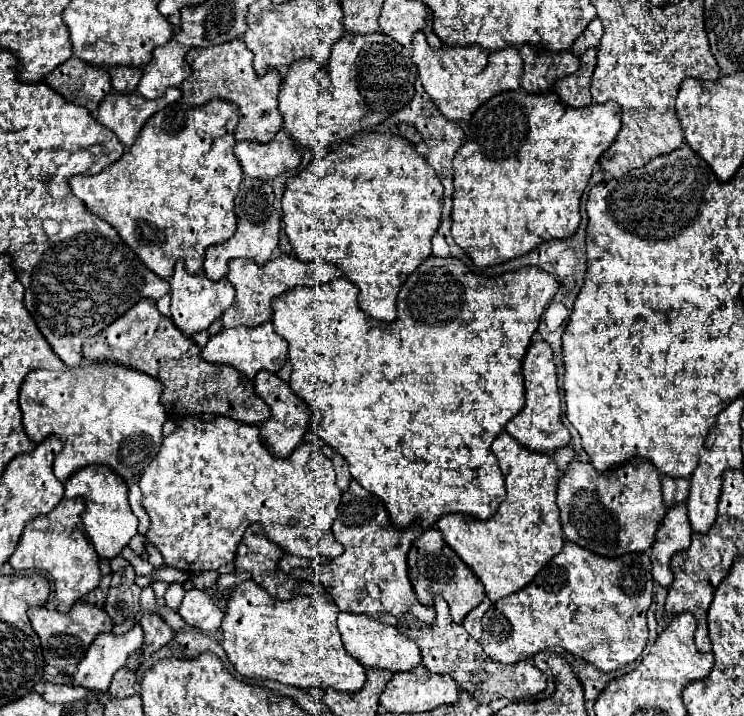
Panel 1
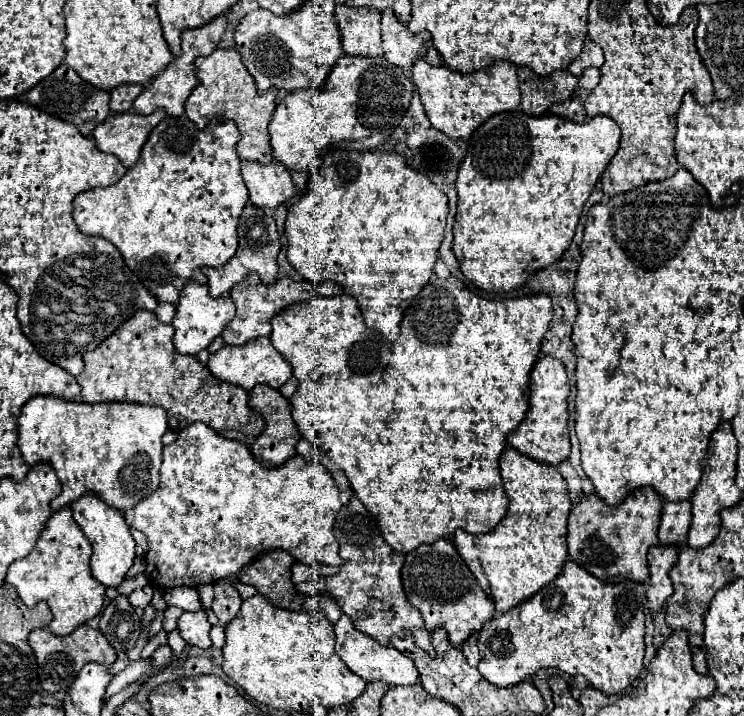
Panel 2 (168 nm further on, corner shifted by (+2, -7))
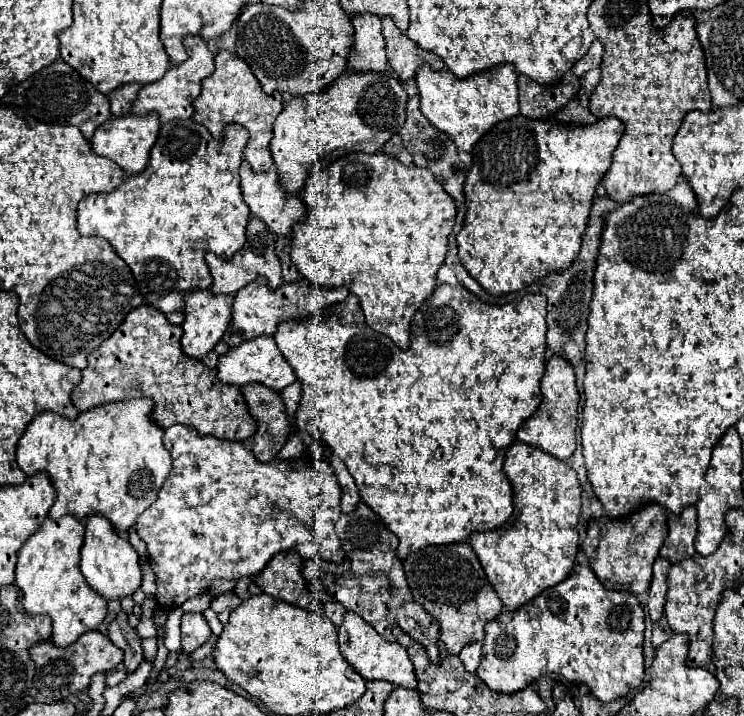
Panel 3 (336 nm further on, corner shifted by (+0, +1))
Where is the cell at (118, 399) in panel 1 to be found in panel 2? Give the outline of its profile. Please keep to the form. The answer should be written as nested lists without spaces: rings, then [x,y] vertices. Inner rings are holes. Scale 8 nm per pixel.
[[[32,396],[18,418],[18,446],[28,466],[44,460],[50,462],[62,482],[62,492],[52,500],[52,510],[60,510],[86,492],[96,492],[104,502],[118,510],[136,506],[144,496],[158,488],[158,468],[162,464],[162,436],[166,432],[166,412],[160,406],[130,402],[88,404],[64,400],[58,396]]]

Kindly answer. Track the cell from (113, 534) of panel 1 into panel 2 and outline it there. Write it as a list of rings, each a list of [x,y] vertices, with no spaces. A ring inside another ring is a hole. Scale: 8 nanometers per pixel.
[[[86,492],[84,496],[80,496],[78,500],[74,500],[70,504],[72,512],[74,512],[74,520],[76,524],[82,528],[84,536],[88,538],[88,542],[92,544],[92,558],[90,558],[90,570],[92,576],[104,584],[104,586],[118,586],[124,580],[124,574],[128,572],[128,568],[134,562],[136,550],[134,550],[134,538],[130,536],[128,524],[122,516],[122,512],[118,512],[116,508],[110,508],[98,494],[94,492]]]

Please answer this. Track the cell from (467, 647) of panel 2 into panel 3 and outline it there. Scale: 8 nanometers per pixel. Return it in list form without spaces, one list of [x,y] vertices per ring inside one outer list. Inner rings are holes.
[[[474,642],[474,644],[468,644],[466,648],[462,648],[462,652],[458,654],[466,672],[476,672],[476,668],[480,664],[480,648],[482,648],[482,642]]]

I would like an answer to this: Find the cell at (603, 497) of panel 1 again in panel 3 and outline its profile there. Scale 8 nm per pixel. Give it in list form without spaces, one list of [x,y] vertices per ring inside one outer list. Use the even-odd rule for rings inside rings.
[[[658,504],[644,506],[622,520],[602,516],[588,524],[582,552],[588,556],[590,568],[608,590],[624,590],[638,596],[650,588],[652,564],[666,538],[666,528],[666,510]]]

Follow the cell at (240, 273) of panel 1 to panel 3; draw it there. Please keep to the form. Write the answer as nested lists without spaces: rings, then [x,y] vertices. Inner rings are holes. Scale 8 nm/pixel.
[[[260,276],[258,280],[244,286],[232,304],[232,324],[230,334],[226,334],[224,342],[228,346],[240,346],[244,340],[252,340],[256,336],[268,334],[272,336],[280,322],[284,320],[304,320],[308,316],[314,316],[320,310],[326,310],[332,304],[338,304],[346,300],[350,292],[346,288],[314,288],[314,284],[282,284],[278,290],[270,292],[266,278]]]

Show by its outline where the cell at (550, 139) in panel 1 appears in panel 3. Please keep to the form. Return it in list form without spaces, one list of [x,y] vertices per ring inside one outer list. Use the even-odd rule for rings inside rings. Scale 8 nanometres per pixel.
[[[516,116],[496,124],[480,138],[472,150],[472,170],[468,172],[464,186],[466,220],[456,242],[460,262],[490,296],[504,296],[514,290],[522,290],[552,272],[562,272],[574,262],[588,226],[594,190],[608,172],[612,152],[616,150],[622,134],[624,124],[612,116],[590,126],[526,120],[526,116]]]

